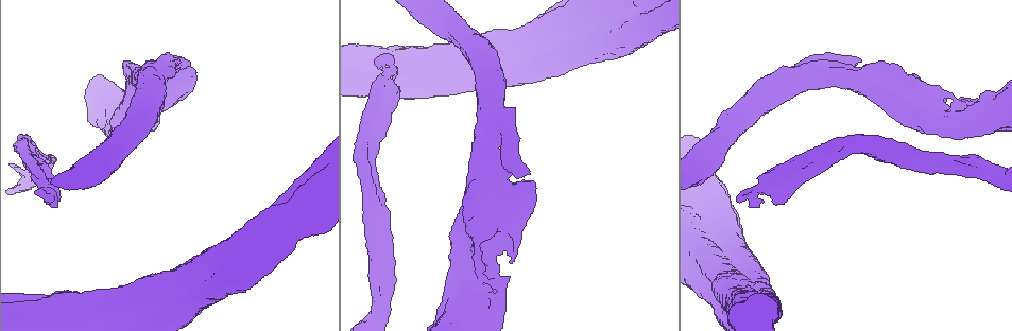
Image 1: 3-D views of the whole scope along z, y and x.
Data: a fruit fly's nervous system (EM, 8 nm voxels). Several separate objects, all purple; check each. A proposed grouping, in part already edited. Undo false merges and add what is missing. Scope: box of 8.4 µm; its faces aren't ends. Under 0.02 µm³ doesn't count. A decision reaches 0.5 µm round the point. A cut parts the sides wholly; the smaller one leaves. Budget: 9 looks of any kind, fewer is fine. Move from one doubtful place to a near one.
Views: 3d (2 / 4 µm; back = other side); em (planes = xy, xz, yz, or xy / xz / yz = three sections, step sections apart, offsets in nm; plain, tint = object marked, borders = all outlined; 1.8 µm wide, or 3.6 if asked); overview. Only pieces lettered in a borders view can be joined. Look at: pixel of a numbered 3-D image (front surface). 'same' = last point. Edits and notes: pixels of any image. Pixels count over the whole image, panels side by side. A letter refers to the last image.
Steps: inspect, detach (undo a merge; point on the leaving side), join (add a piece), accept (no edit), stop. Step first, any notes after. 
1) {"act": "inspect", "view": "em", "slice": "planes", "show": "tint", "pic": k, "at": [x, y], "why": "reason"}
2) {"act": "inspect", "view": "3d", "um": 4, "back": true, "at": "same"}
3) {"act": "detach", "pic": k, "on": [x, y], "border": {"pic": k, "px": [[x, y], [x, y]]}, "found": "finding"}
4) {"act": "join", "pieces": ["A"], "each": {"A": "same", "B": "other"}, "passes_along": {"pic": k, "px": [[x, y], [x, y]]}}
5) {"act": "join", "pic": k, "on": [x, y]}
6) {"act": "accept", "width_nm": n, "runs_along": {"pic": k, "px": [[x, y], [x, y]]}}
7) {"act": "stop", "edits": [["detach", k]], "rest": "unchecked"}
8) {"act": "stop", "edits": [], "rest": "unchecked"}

{"act": "inspect", "view": "em", "um": 3.6, "slice": "xy", "step": 8, "show": "tint", "pic": 1, "at": [512, 169], "why": "thick turns thin"}

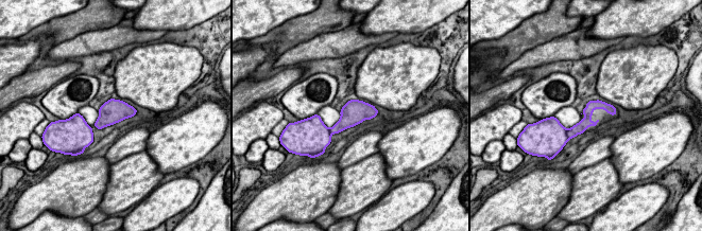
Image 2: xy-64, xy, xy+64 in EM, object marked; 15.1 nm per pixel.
{"act": "inspect", "view": "em", "um": 3.6, "slice": "planes", "show": "tint", "at": "same", "why": "another direction"}

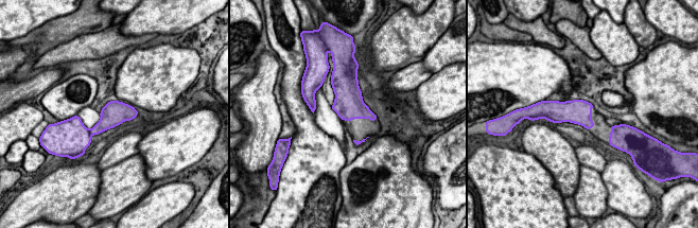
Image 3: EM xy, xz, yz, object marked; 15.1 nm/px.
{"act": "inspect", "view": "em", "um": 3.6, "slice": "planes", "show": "borders", "at": "same"}

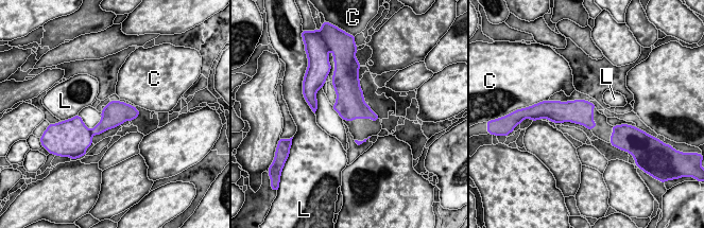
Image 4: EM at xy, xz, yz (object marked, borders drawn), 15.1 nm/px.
{"act": "detach", "pic": 4, "on": [103, 125], "each": {"C": "other", "L": "other"}, "border": {"pic": 4, "px": [[89, 130], [91, 136]]}, "found": "a second neuron is stuck on"}

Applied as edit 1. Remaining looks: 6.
{"act": "inspect", "view": "em", "slice": "planes", "show": "borders", "pic": 1, "at": [768, 184], "why": "closes a loop"}

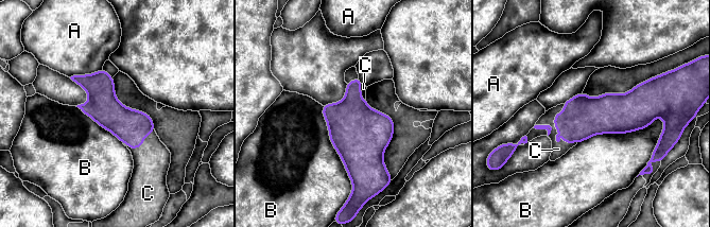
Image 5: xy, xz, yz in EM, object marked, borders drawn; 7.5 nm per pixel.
{"act": "join", "pieces": ["C"], "each": {"A": "other", "B": "other", "C": "same"}, "found": "it goes on there"}

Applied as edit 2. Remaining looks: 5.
{"act": "inspect", "view": "3d", "um": 4, "pic": 1, "at": [573, 45], "why": "thick turns thin"}

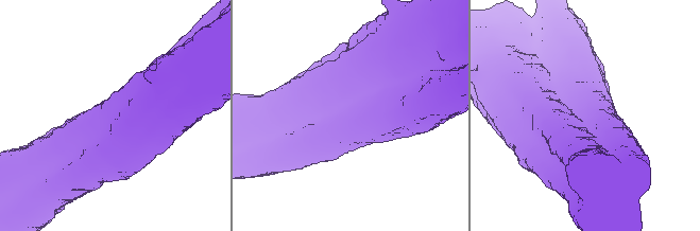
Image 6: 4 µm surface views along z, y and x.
{"act": "inspect", "view": "em", "um": 3.6, "slice": "planes", "show": "tint", "pic": 6, "at": [588, 128]}

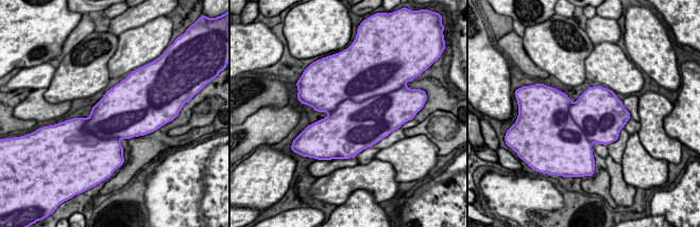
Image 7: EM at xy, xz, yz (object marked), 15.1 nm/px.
{"act": "inspect", "view": "em", "um": 3.6, "slice": "planes", "show": "borders", "at": "same"}

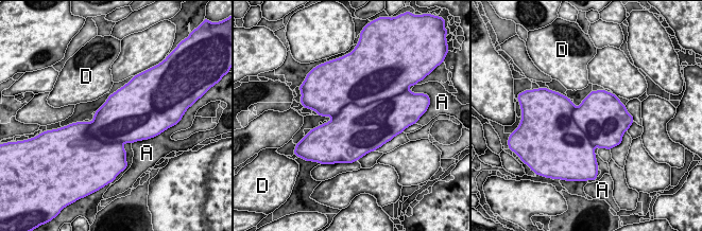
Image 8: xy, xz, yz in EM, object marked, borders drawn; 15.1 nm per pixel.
{"act": "detach", "pic": 8, "on": [353, 120], "longest_contact_nm": ["A", 200], "each": {"A": "other", "D": "other"}, "border": {"pic": 8, "px": [[382, 99], [348, 103], [331, 117]]}, "found": "a second neuron is stuck on"}

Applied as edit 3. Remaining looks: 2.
{"act": "stop", "edits": [["detach", 4], ["join", 5], ["detach", 8]], "rest": "unchecked"}

